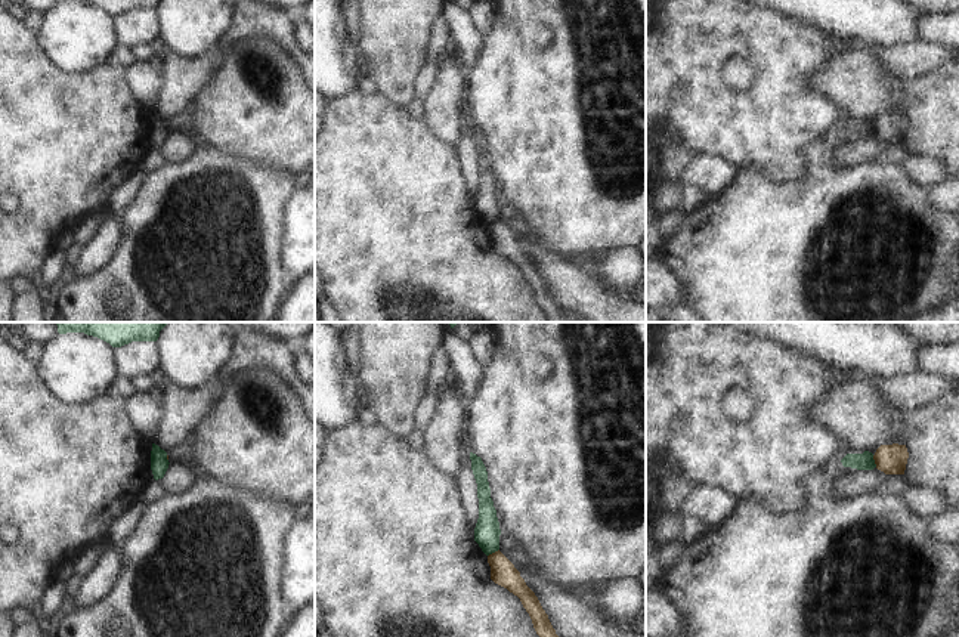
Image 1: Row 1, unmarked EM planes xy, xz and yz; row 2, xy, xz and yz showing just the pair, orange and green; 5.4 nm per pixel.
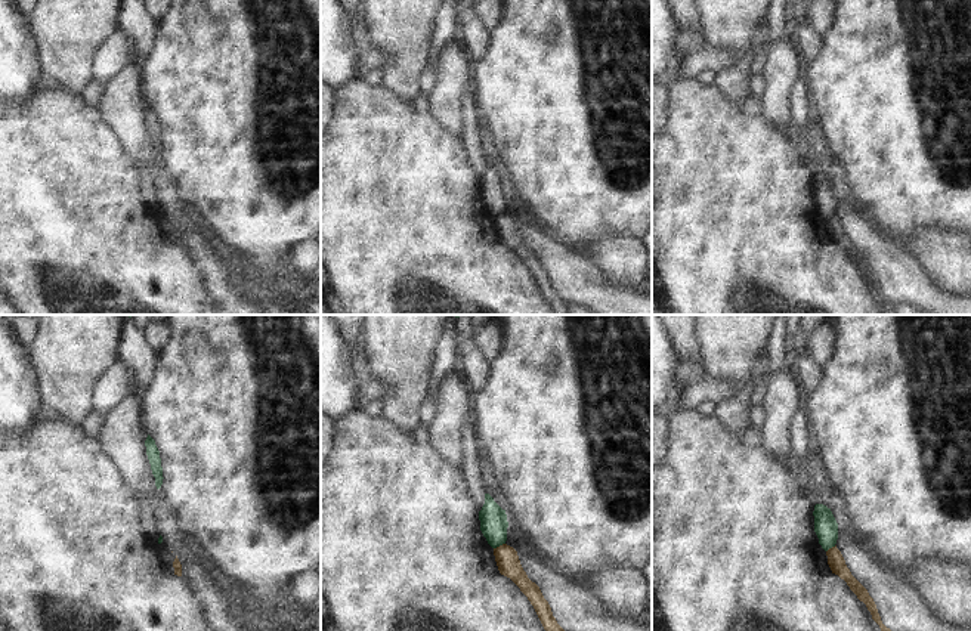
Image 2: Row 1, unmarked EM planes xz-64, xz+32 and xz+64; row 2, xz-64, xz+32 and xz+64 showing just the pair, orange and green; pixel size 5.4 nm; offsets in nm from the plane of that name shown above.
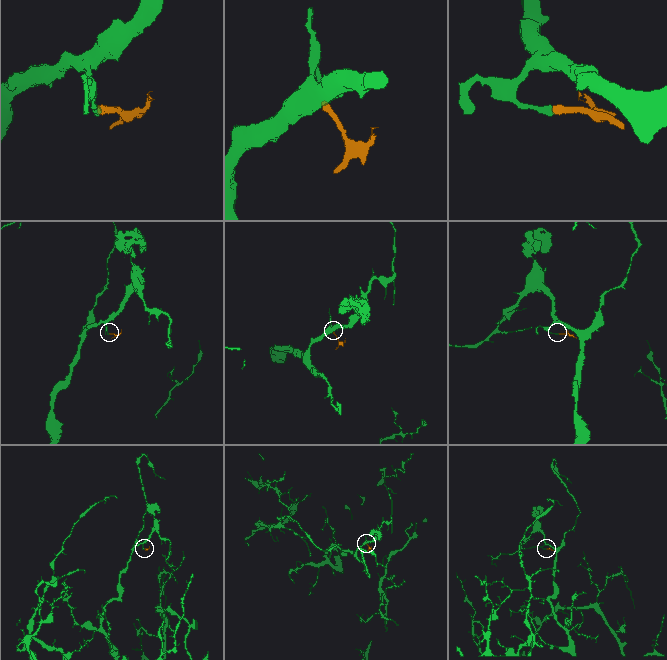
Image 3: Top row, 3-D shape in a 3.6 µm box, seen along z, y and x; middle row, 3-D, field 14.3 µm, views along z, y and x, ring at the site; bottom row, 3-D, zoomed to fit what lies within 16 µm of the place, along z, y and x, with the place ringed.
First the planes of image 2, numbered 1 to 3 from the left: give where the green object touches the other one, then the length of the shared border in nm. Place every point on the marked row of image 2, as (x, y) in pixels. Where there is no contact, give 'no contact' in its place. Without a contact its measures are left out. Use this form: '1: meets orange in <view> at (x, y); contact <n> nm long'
1: no contact
2: meets orange in xz+32 at (500, 546); contact 70 nm long
3: meets orange in xz+64 at (832, 547); contact 70 nm long

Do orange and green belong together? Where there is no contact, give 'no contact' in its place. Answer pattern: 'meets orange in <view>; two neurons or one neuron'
meets orange in xz; two neurons

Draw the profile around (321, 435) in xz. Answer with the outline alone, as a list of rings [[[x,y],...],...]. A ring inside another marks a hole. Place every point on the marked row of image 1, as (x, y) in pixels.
[[[315,421],[315,473],[321,469],[325,460],[325,448],[330,432]]]

